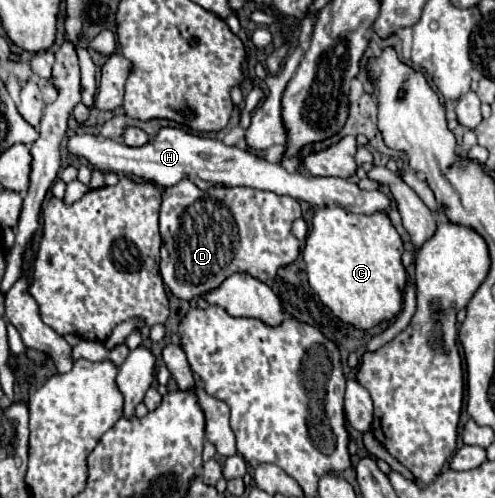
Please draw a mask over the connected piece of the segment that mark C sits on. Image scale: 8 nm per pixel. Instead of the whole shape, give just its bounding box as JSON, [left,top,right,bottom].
[303,206,407,328]

